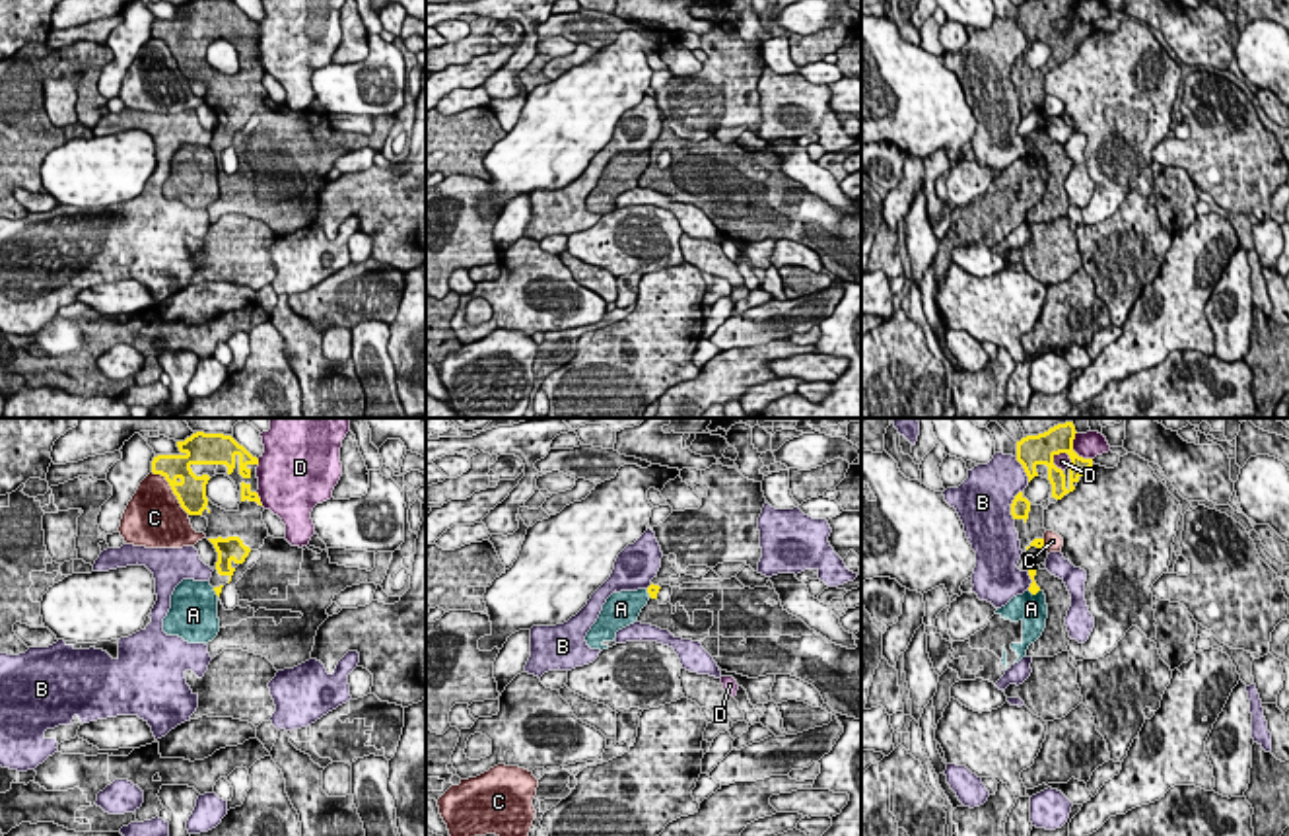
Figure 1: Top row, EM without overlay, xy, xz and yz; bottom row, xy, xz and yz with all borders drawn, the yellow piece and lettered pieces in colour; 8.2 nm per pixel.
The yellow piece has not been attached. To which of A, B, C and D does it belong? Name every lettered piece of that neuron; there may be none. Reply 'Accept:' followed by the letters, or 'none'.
Accept: none

